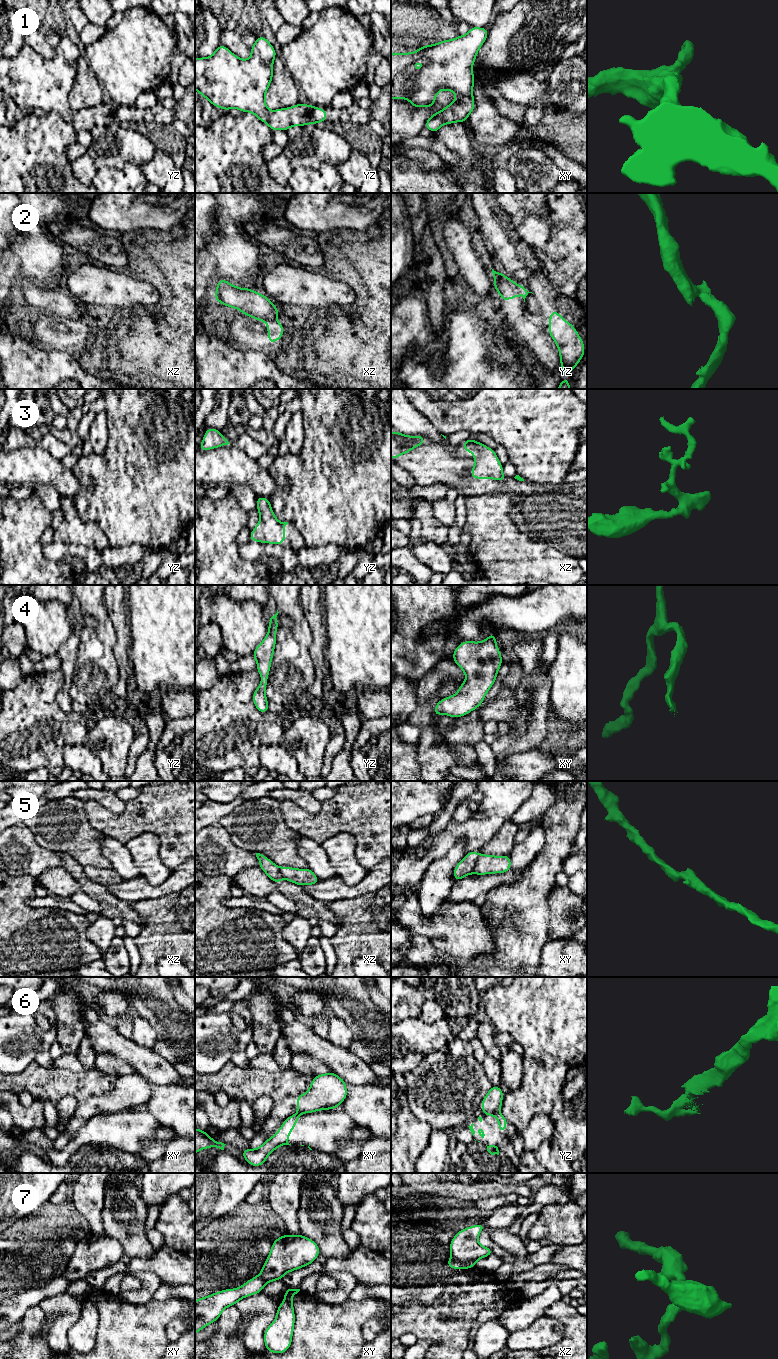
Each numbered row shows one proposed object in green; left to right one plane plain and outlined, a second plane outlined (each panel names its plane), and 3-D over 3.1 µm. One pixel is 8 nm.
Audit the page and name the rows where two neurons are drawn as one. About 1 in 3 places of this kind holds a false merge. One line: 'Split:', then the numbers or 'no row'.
Split: 2, 5, 6, 7

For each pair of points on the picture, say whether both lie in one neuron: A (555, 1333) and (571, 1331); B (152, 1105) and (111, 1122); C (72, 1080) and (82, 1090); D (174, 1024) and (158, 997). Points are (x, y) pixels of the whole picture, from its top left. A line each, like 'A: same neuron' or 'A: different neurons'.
A: different neurons
B: different neurons
C: same neuron
D: same neuron

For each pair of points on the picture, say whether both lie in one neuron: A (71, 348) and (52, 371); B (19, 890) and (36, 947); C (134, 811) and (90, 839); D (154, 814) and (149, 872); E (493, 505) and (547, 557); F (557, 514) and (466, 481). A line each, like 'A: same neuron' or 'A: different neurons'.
A: different neurons
B: same neuron
C: different neurons
D: different neurons
E: same neuron
F: same neuron

